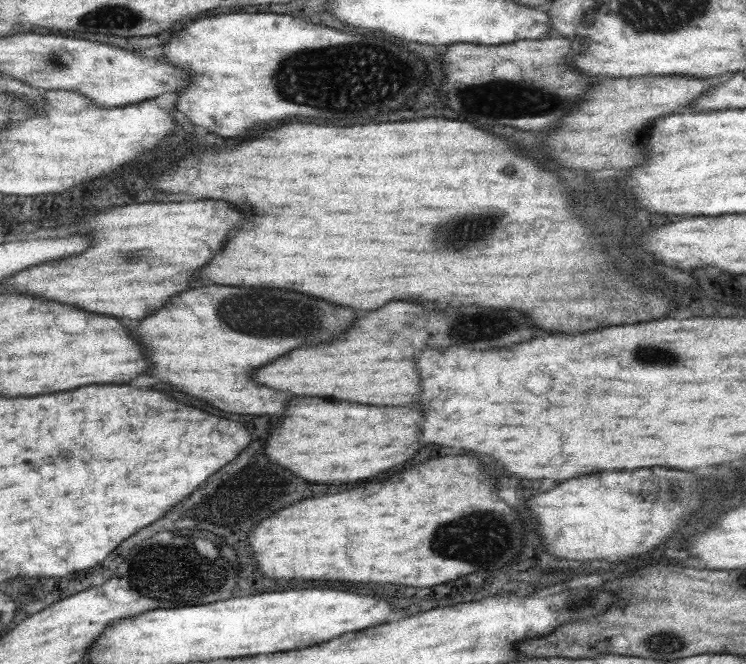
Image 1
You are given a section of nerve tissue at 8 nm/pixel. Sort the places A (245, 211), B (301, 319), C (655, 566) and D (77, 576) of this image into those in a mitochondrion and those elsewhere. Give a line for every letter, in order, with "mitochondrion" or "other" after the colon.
A: other
B: mitochondrion
C: other
D: other

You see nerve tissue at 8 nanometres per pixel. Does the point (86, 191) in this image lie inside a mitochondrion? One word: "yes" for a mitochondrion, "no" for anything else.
no

